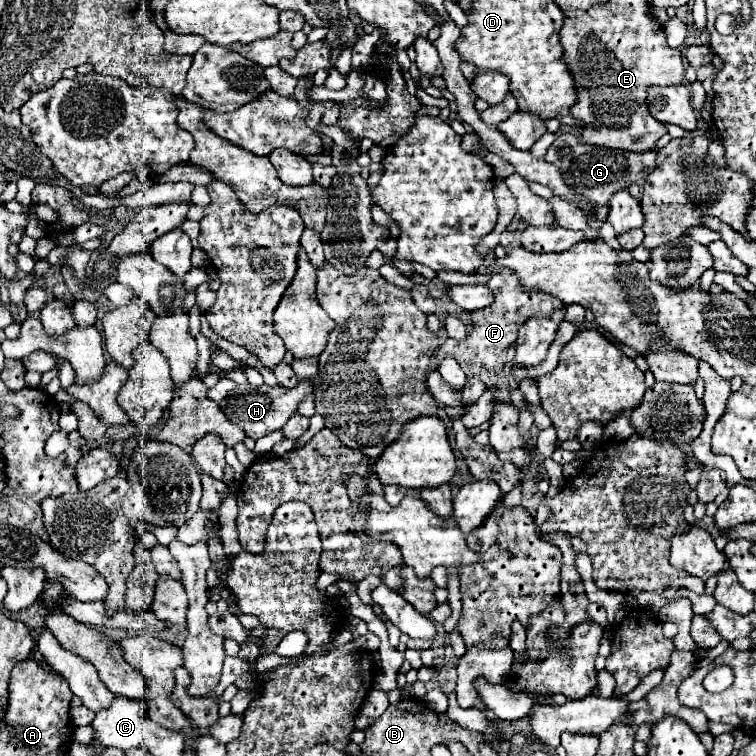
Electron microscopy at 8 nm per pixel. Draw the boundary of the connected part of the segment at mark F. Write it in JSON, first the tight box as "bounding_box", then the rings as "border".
{"bounding_box":[432,272,562,372],"border":[[[500,272],[496,274],[498,280],[490,280],[490,290],[496,294],[494,304],[490,306],[492,312],[478,310],[470,314],[470,320],[474,322],[472,332],[464,342],[444,342],[442,348],[432,356],[432,364],[440,364],[444,358],[454,358],[460,364],[462,362],[482,362],[488,370],[498,372],[506,364],[514,362],[514,344],[516,344],[516,332],[524,320],[530,320],[532,316],[550,316],[554,310],[562,308],[562,302],[556,300],[554,296],[548,296],[544,292],[524,292],[520,288],[520,280],[512,276],[512,272]]]}

